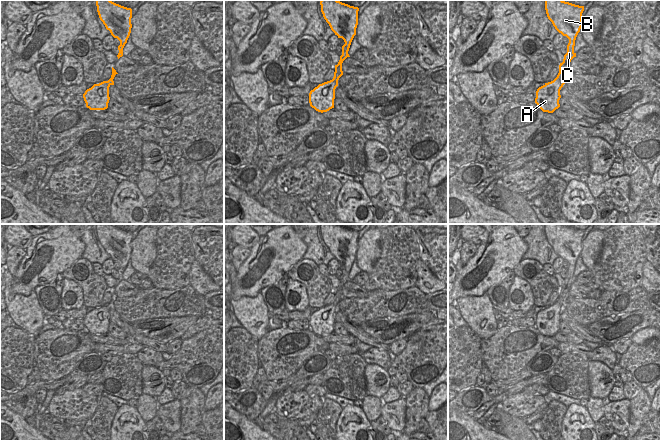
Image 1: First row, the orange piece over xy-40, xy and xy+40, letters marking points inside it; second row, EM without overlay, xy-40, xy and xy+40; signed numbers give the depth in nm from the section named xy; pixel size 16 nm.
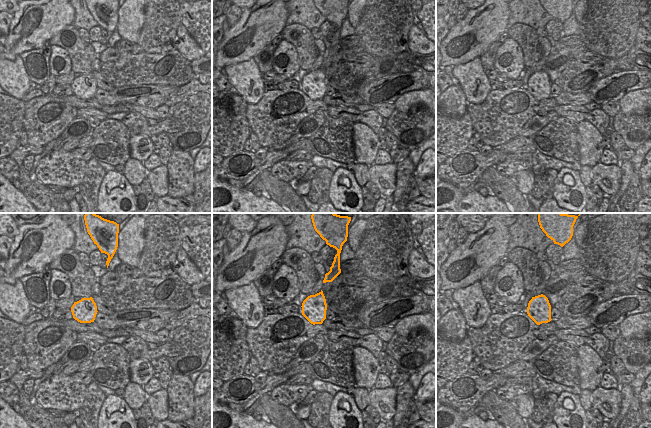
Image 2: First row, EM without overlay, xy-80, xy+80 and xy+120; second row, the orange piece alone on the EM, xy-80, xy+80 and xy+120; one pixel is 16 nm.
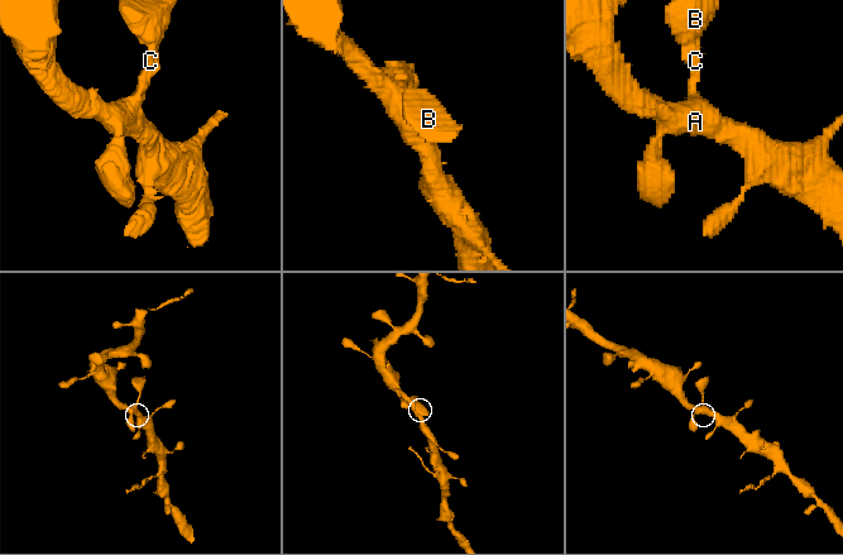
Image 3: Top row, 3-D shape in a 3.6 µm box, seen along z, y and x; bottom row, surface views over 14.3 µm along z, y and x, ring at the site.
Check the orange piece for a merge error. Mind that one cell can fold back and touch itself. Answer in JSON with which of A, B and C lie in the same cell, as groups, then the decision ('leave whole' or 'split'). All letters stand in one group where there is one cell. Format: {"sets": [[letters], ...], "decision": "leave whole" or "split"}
{"sets": [["A", "B", "C"]], "decision": "leave whole"}

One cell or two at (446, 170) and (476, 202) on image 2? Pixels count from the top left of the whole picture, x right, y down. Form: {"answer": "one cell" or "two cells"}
{"answer": "two cells"}

